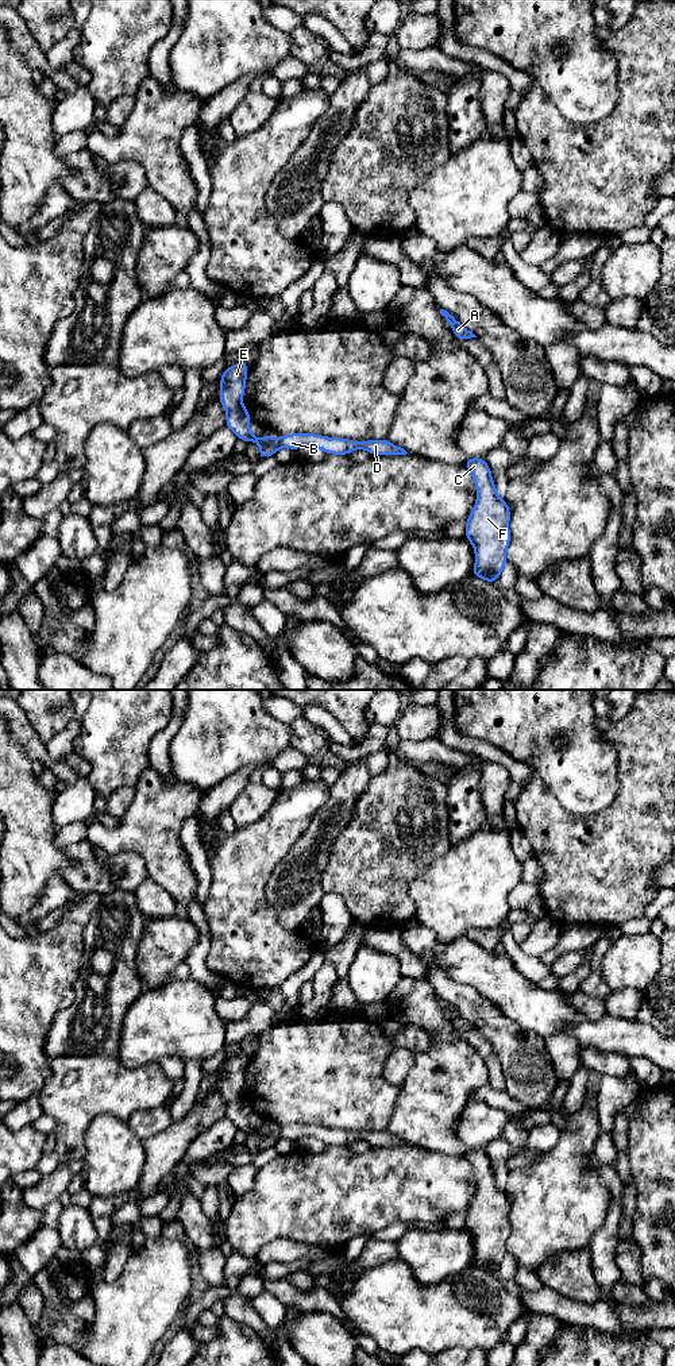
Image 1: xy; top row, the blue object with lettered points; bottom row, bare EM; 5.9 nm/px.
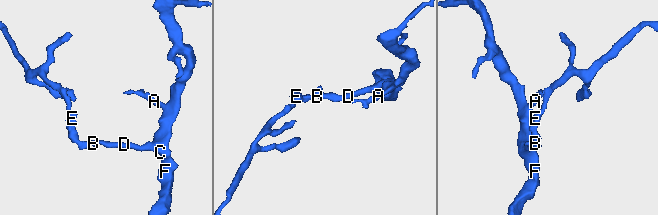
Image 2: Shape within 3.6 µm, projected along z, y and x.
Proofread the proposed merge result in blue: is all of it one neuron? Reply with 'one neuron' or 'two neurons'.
two neurons

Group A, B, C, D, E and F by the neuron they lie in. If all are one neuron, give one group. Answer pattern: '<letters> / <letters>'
A B C D F / E

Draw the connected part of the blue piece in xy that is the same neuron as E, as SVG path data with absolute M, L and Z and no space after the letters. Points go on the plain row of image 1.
M243 1049L232 1057L225 1058L220 1068L221 1080L219 1083L219 1091L227 1103L231 1103L242 1097L242 1091L246 1080L246 1066L248 1065L248 1057Z

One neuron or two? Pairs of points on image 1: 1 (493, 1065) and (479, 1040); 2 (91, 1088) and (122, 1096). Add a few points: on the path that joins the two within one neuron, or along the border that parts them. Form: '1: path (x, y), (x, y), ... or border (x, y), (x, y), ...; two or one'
1: path (490, 1058), (483, 1046); one
2: path (99, 1088), (114, 1089); one

